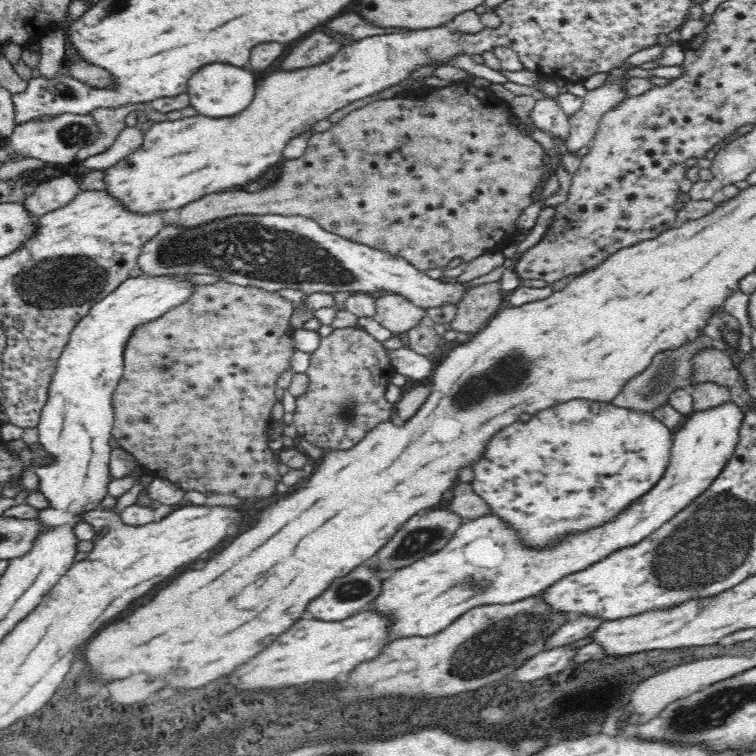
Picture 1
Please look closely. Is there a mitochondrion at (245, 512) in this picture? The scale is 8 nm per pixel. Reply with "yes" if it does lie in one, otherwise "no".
no

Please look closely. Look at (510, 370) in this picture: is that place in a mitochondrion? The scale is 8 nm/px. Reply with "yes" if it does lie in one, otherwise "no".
yes

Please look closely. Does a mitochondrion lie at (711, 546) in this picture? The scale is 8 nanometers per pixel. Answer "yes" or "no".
yes

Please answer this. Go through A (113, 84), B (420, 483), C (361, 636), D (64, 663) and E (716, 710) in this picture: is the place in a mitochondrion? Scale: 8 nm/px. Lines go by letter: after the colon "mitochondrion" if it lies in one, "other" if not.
A: other
B: other
C: other
D: other
E: mitochondrion

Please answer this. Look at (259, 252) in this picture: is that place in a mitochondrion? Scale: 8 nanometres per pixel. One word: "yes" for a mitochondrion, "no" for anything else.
yes

